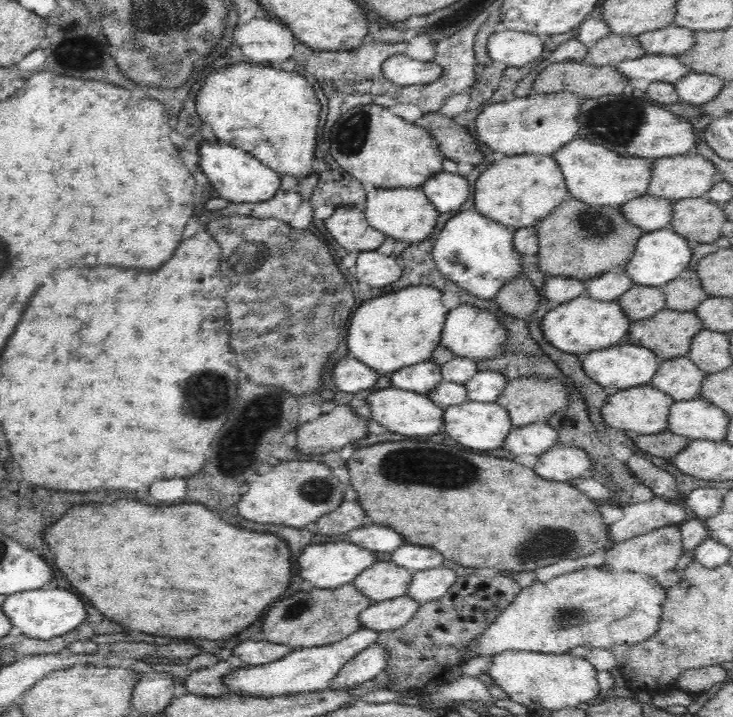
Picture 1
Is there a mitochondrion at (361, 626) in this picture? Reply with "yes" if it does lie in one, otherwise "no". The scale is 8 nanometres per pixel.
no

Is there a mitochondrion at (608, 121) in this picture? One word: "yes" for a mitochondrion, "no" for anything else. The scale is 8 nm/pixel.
yes

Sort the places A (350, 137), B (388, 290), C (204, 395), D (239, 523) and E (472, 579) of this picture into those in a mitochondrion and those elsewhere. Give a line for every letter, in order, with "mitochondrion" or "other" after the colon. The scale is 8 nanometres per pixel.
A: mitochondrion
B: other
C: mitochondrion
D: other
E: other

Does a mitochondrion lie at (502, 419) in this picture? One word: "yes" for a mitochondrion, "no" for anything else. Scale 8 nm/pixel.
no

